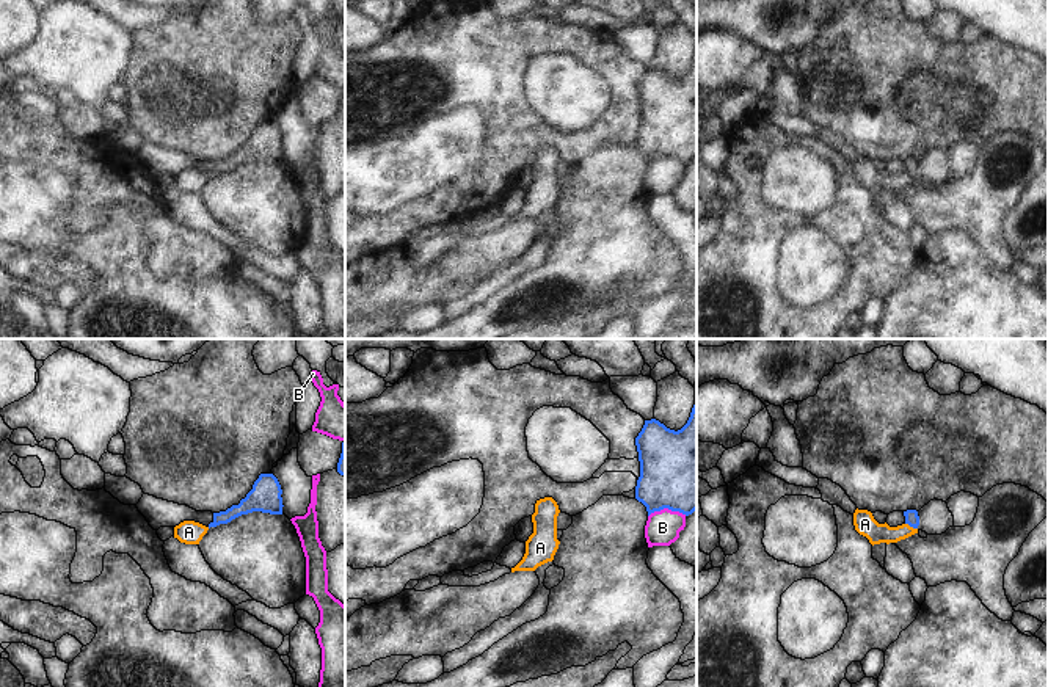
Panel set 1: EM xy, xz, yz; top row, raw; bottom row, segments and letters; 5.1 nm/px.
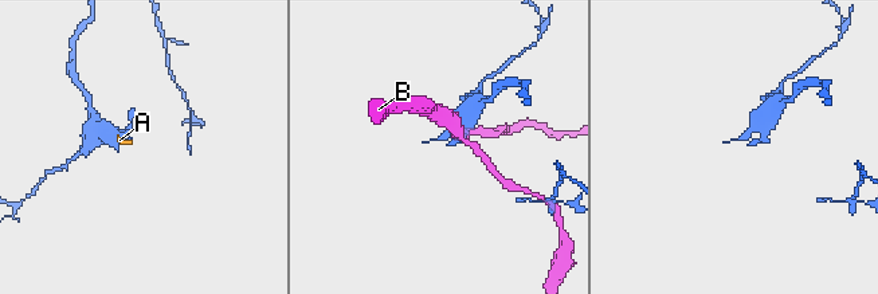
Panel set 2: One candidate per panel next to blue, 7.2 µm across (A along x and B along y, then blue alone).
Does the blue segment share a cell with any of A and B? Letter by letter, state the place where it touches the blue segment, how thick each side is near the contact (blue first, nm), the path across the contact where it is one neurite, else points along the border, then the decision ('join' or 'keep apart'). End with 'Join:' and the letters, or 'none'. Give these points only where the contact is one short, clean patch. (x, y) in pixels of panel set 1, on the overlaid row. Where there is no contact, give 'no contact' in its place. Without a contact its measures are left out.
A: yz (912, 526) | 70/110 nm | along yz (906, 523), (916, 529) | keep apart
B: xz (667, 507) | 420/180 nm | keep apart
Join: none

